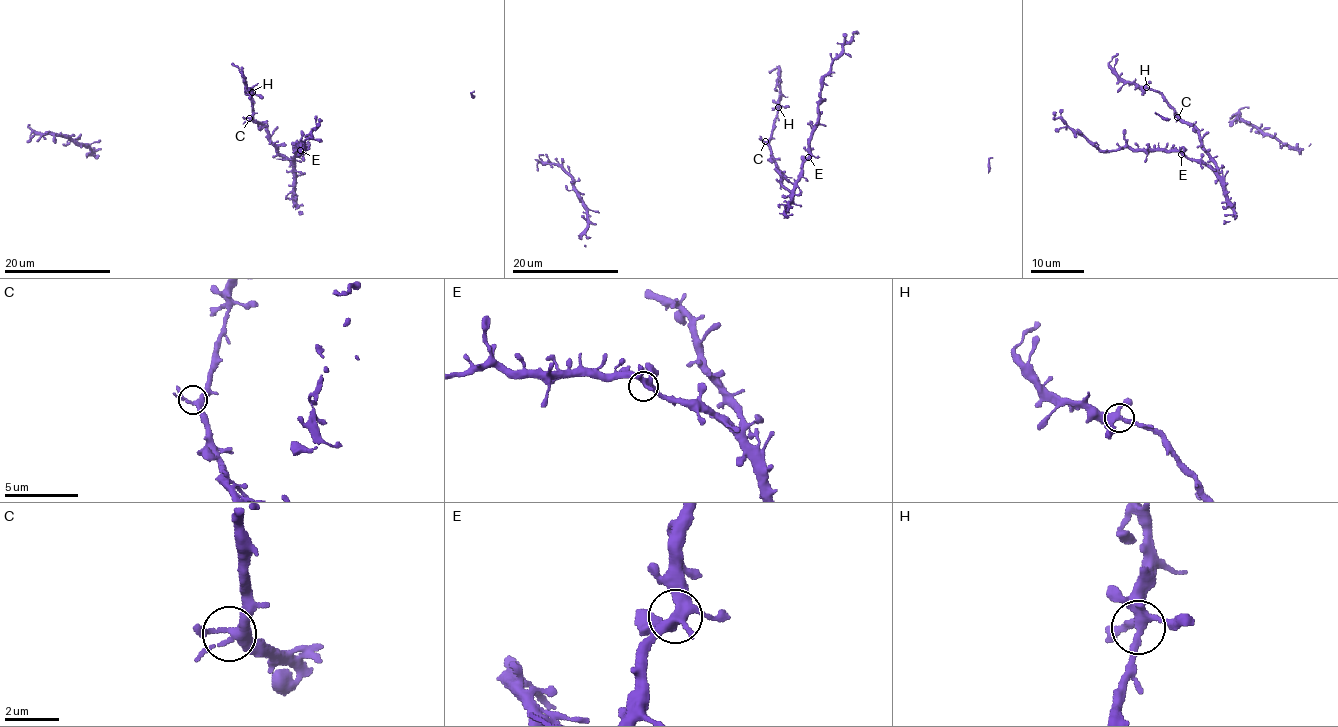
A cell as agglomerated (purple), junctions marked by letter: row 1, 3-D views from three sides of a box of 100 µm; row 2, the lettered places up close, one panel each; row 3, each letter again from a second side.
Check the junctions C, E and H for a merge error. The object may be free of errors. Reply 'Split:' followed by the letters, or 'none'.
Split: none

